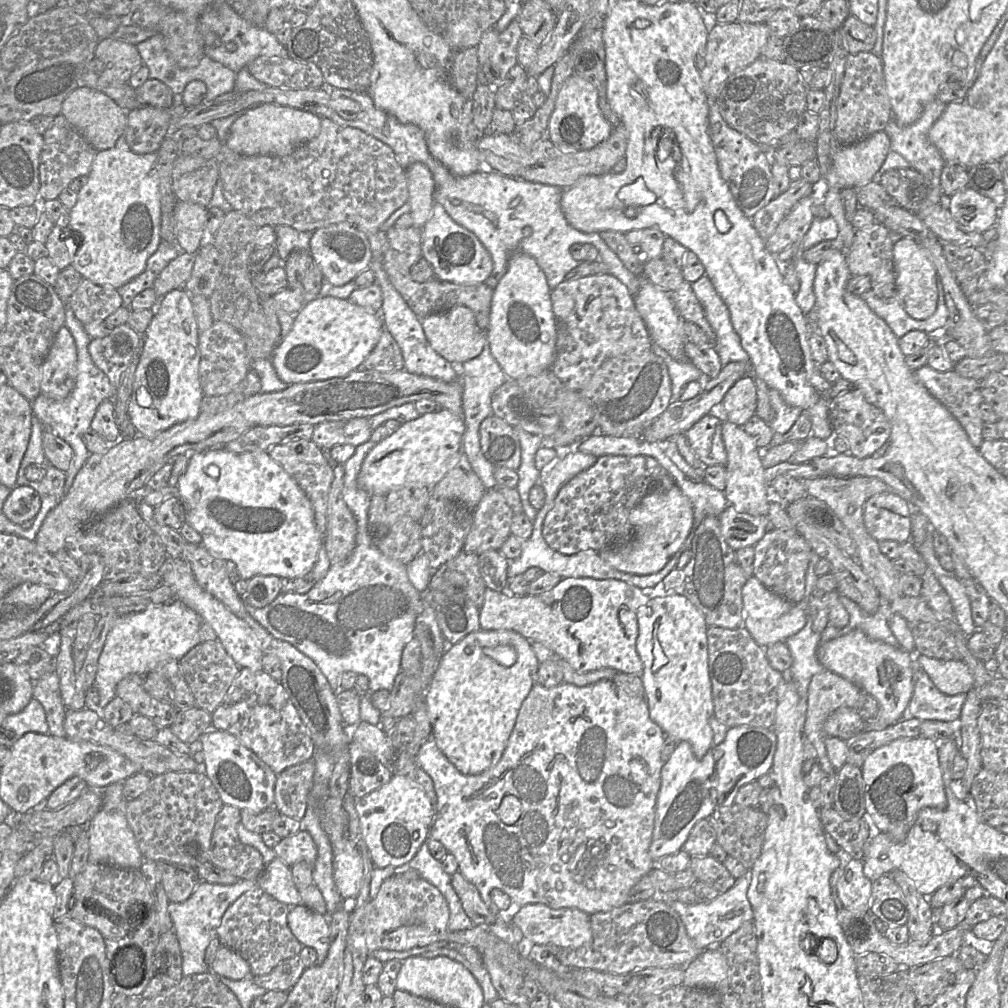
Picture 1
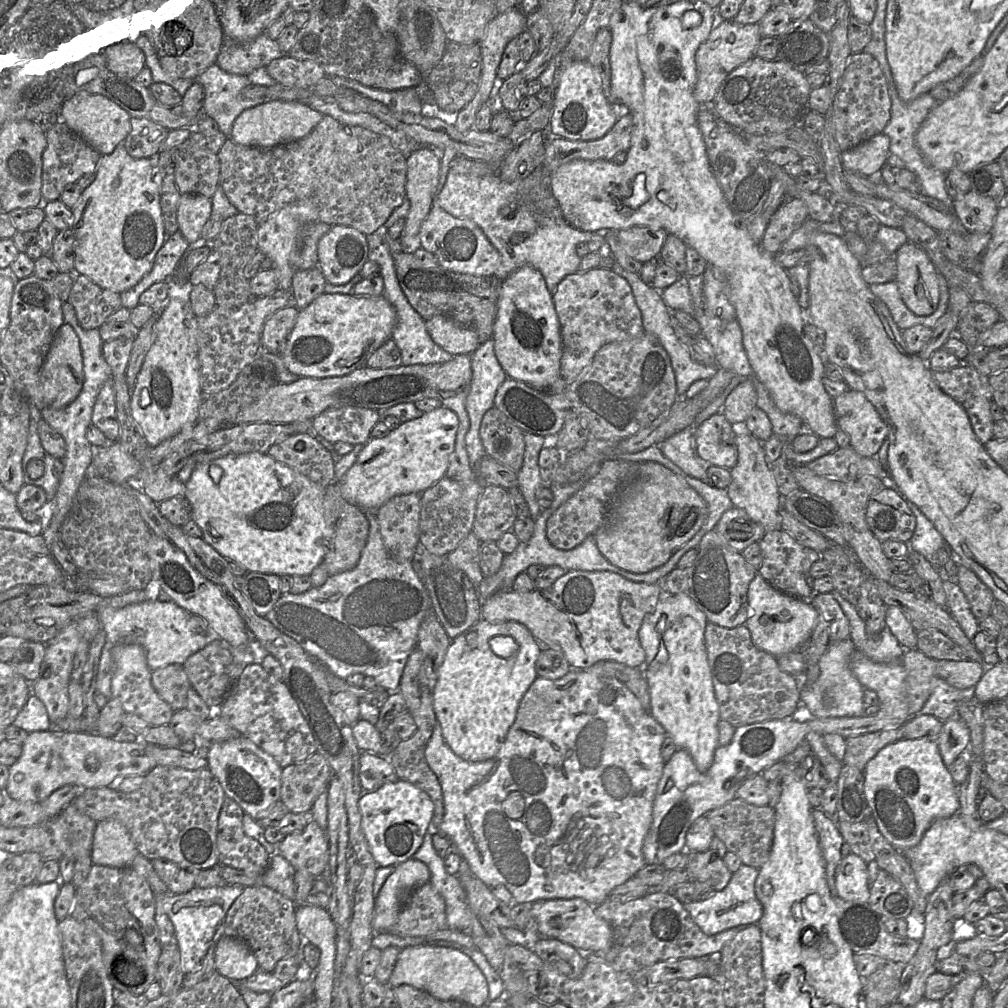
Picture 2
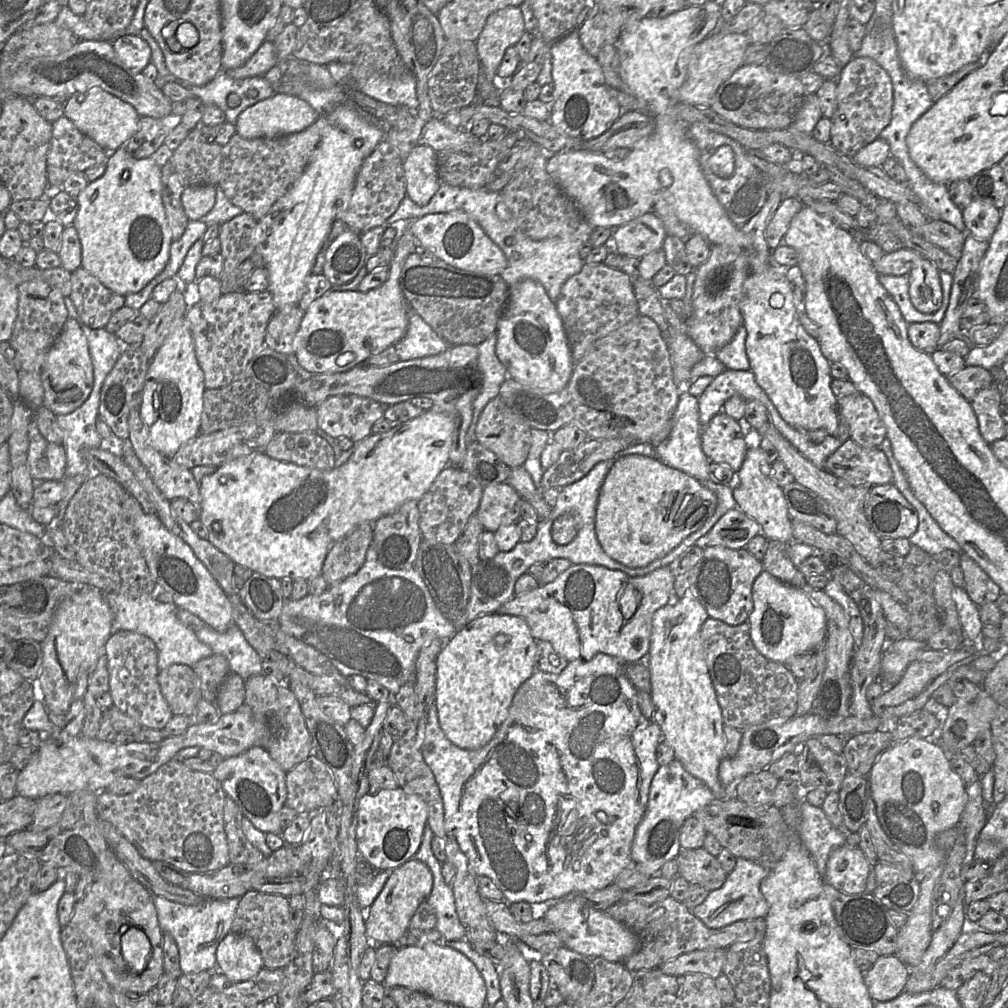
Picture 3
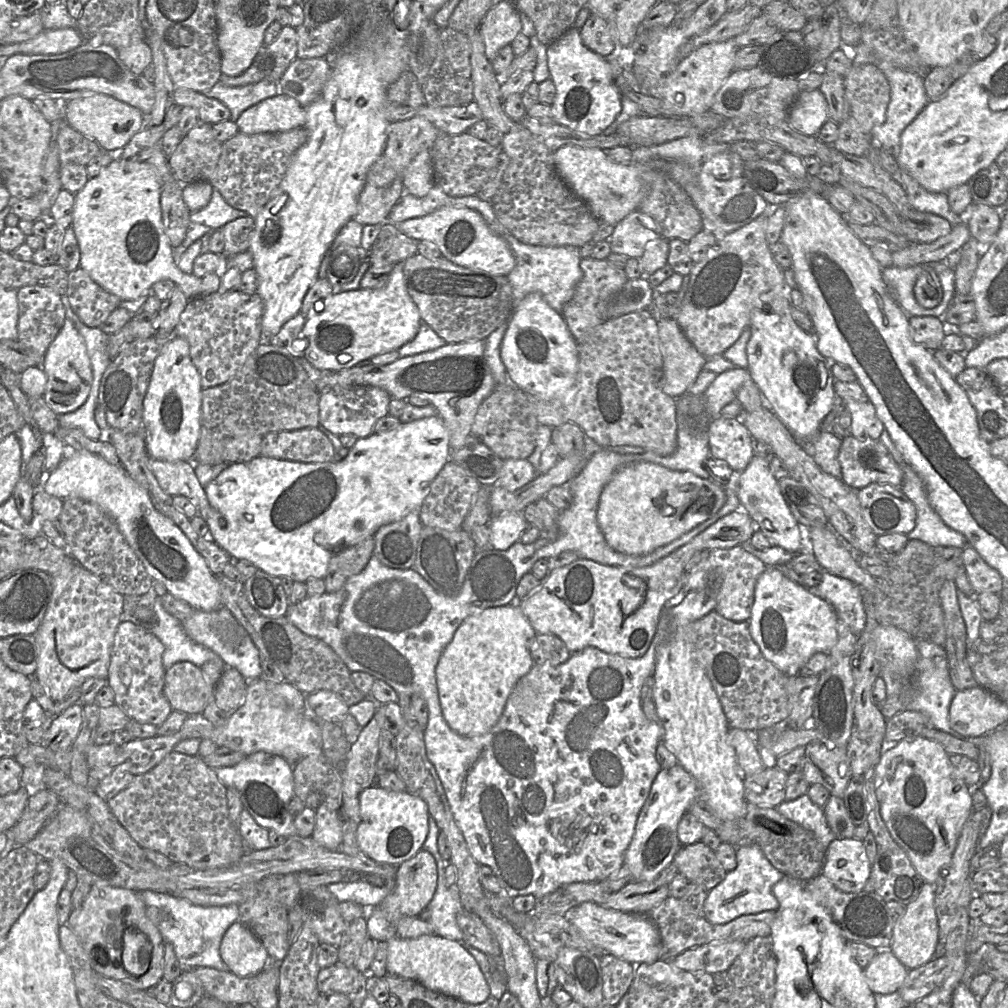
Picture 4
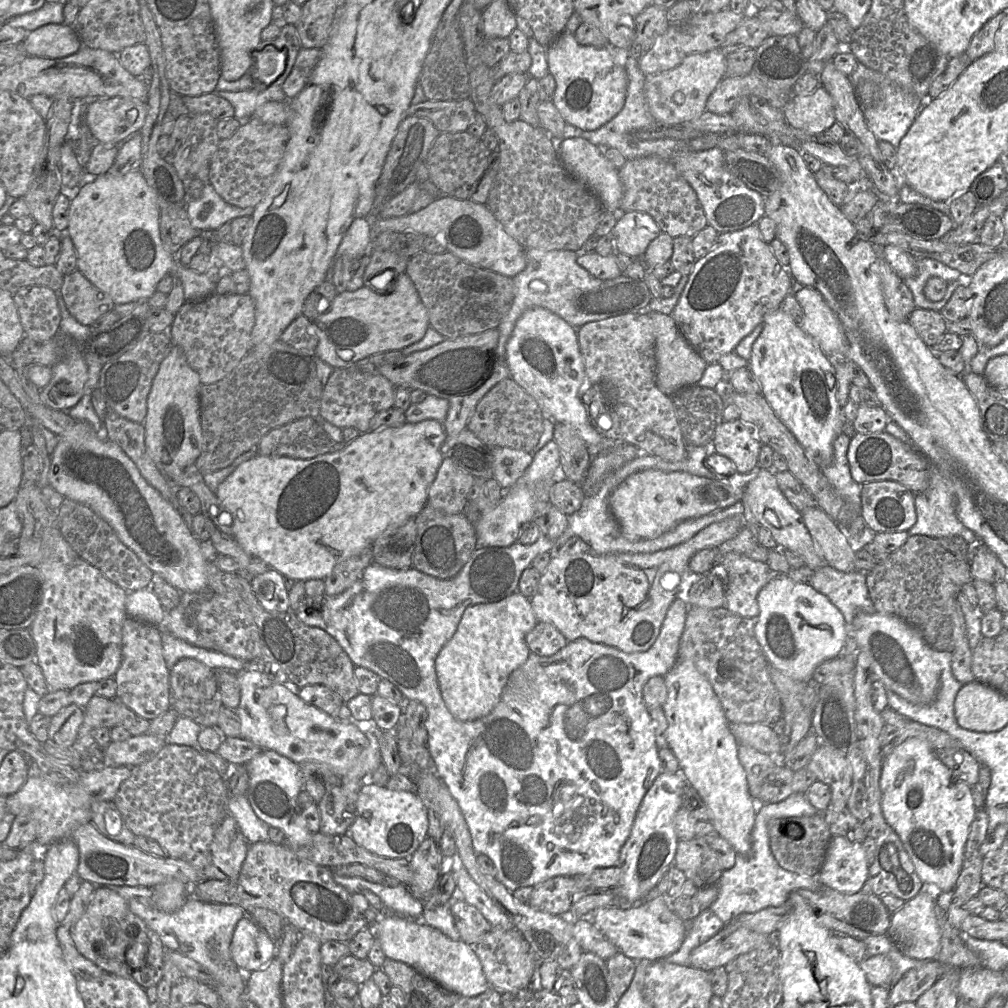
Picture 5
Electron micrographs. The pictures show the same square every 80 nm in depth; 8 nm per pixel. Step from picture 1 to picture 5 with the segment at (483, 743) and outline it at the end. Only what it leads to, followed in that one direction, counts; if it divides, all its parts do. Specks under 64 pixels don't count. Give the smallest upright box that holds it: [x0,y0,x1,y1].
[435,591,537,721]

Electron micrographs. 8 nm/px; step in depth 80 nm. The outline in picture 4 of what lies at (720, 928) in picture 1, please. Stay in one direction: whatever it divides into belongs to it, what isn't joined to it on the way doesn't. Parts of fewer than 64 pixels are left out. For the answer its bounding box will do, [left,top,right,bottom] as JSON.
[702,845,785,925]

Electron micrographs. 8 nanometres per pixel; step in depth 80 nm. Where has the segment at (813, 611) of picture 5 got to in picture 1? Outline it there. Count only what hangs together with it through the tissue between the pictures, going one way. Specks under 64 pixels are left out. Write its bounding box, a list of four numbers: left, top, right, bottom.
[742,576,807,648]

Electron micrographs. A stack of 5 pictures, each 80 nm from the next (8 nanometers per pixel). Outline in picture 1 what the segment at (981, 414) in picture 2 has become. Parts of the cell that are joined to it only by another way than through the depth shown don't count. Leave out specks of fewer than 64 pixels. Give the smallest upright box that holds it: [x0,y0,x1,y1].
[914,365,984,449]

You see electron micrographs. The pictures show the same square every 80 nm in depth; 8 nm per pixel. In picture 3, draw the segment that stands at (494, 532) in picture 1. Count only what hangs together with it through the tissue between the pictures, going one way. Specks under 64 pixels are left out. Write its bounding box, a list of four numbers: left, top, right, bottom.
[475,483,523,533]

